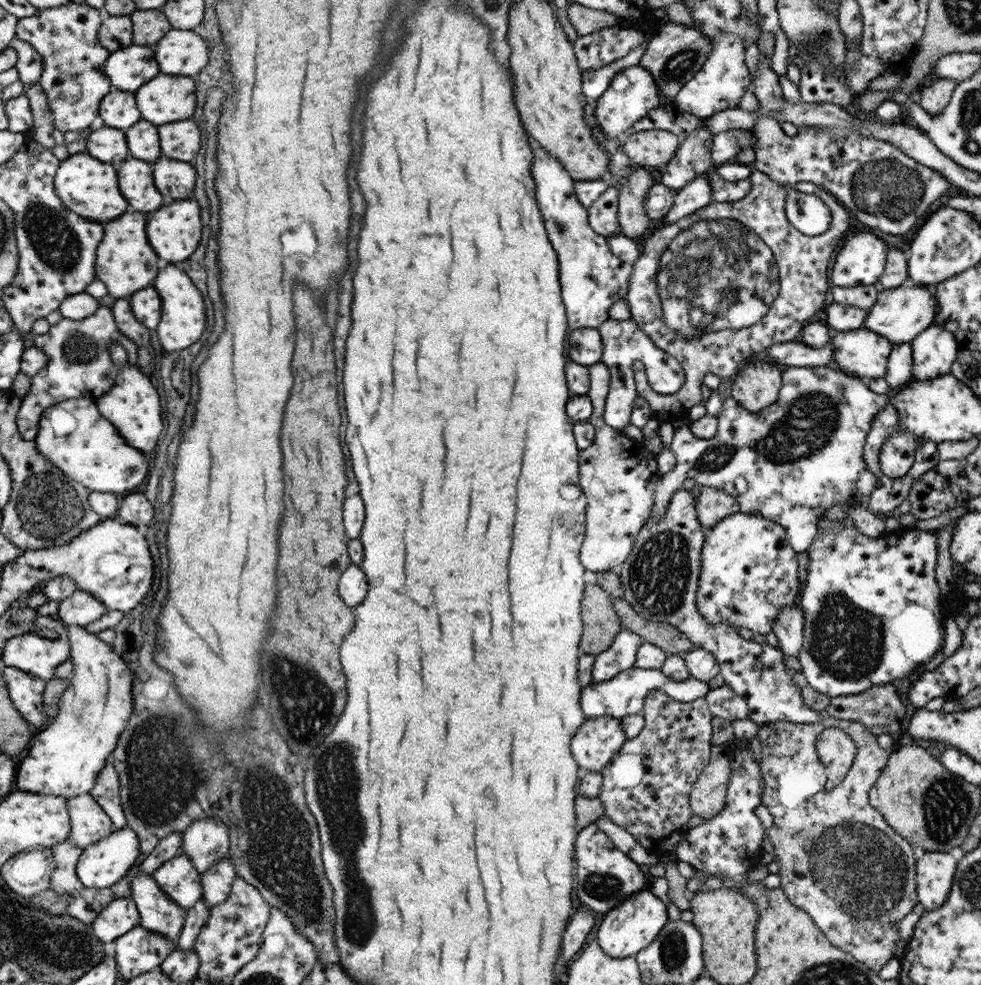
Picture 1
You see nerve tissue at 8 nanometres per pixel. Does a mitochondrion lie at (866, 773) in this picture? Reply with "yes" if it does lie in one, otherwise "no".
no

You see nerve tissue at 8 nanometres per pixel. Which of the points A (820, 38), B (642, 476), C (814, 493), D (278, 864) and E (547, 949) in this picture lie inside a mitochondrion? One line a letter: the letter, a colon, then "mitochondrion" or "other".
A: mitochondrion
B: other
C: other
D: mitochondrion
E: other

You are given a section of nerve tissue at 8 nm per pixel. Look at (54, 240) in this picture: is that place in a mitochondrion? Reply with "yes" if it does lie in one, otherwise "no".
yes

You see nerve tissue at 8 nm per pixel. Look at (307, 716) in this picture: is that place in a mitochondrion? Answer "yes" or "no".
yes

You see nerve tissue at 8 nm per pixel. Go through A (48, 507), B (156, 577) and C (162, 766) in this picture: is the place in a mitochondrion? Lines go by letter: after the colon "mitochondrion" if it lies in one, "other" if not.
A: mitochondrion
B: other
C: mitochondrion

